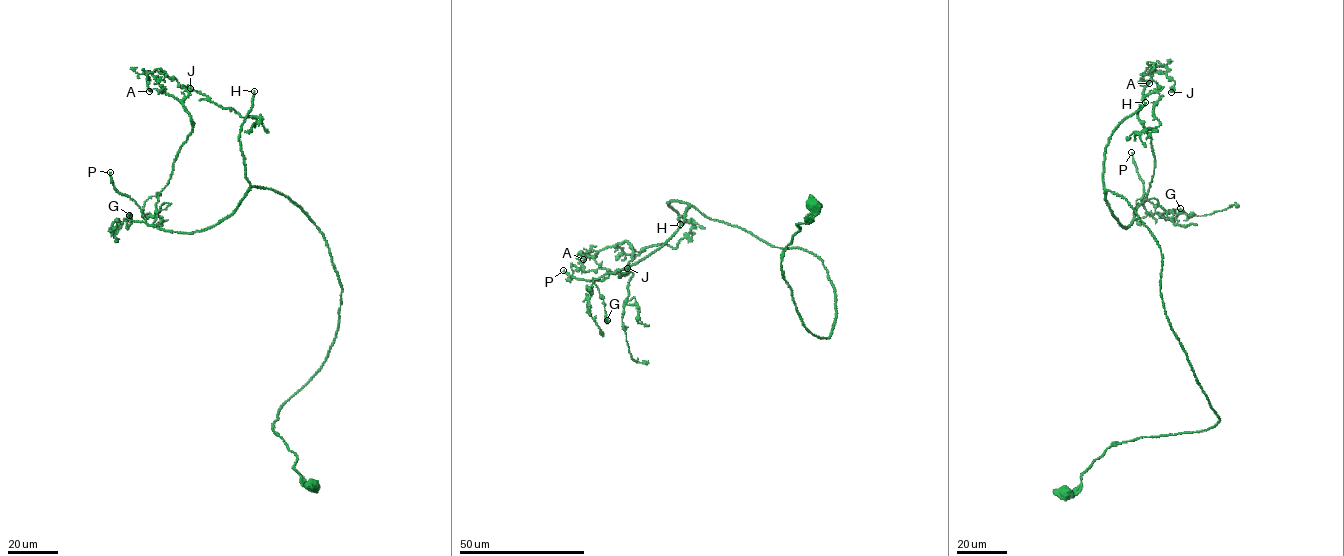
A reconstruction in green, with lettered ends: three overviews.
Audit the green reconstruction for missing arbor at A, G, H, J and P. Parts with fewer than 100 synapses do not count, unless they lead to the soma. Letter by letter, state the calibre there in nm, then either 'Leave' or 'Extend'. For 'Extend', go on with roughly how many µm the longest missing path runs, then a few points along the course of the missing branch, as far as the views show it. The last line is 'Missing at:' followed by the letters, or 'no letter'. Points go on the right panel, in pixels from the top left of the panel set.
A: Thickness 220 nm. Leave
G: Thickness 240 nm. Leave
H: Thickness 280 nm. Extend. Missing length about 150 µm
J: Thickness 280 nm. Leave
P: Thickness 240 nm. Extend. Missing length about 70 µm. Course of what is missing: (1131, 152), (1130, 133), (1122, 116), (1124, 98), (1118, 94), (1112, 98), (1097, 97), (1082, 107), (1071, 131)
Missing at: H, P

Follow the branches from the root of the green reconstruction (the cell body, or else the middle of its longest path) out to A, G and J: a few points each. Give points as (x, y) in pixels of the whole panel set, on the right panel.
A: (1065, 494), (1112, 446), (1219, 419), (1157, 241), (1105, 199), (1125, 228), (1148, 194), (1149, 83)
G: (1065, 494), (1112, 446), (1219, 421), (1165, 314), (1158, 244), (1105, 193), (1125, 228), (1138, 199), (1180, 208)
J: (1065, 494), (1112, 446), (1219, 419), (1165, 314), (1157, 241), (1105, 199), (1128, 227), (1157, 66), (1171, 92)

